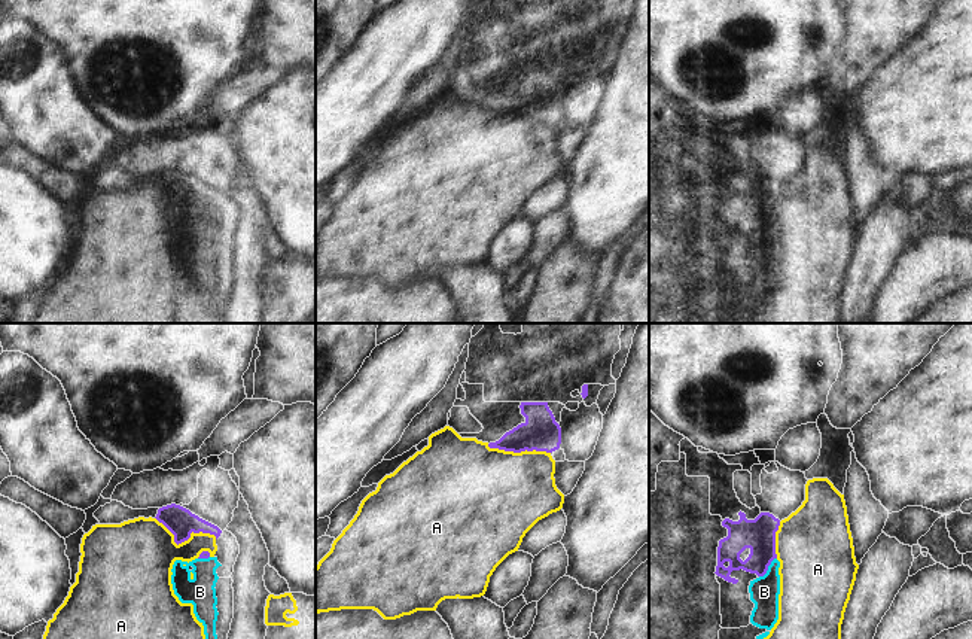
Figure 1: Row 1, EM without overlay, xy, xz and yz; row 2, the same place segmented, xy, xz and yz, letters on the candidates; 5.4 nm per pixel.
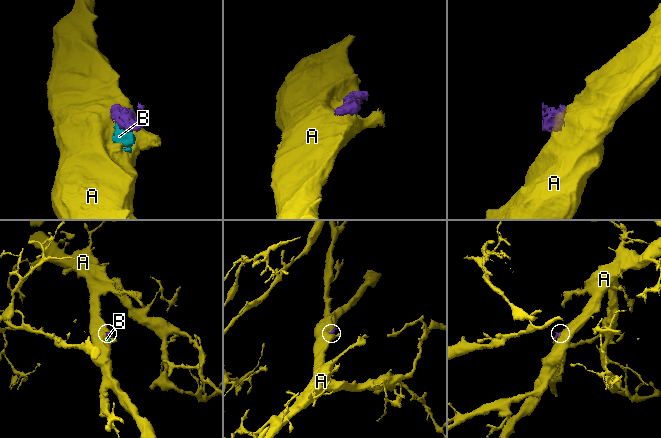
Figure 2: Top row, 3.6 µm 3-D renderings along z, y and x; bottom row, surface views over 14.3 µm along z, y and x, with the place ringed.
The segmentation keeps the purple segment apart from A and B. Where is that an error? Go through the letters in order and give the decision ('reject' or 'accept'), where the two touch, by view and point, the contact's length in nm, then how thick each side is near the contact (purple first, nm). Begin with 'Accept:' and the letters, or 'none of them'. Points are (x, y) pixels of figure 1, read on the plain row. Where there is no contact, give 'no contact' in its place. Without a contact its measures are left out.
Accept: none of them
A: reject | xy (185, 206) | 360 nm | 160/360 nm
B: reject | yz (767, 234) | 140 nm | 180/160 nm

